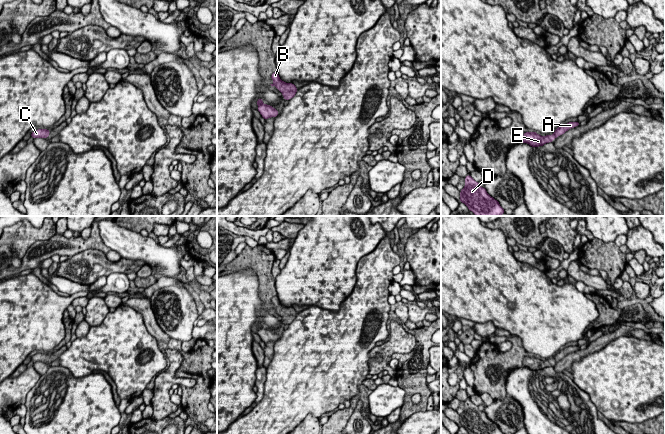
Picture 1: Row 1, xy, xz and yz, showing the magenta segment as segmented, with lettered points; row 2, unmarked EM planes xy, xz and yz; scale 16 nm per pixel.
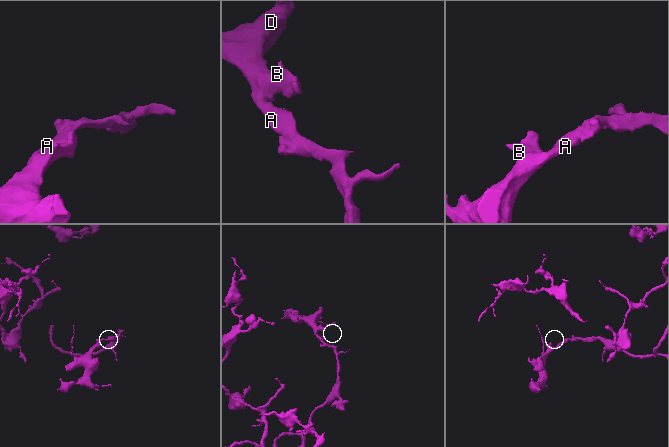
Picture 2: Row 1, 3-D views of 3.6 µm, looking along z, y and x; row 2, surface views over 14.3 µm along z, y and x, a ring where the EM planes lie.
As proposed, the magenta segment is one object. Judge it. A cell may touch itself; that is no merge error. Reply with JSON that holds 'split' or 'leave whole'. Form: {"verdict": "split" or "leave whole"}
{"verdict": "leave whole"}

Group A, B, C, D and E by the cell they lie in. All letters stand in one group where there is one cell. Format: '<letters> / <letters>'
A B C D E

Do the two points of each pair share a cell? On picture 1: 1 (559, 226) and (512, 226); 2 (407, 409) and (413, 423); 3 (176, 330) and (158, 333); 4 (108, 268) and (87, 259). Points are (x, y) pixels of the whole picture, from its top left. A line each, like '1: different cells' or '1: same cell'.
1: same cell
2: different cells
3: different cells
4: same cell

